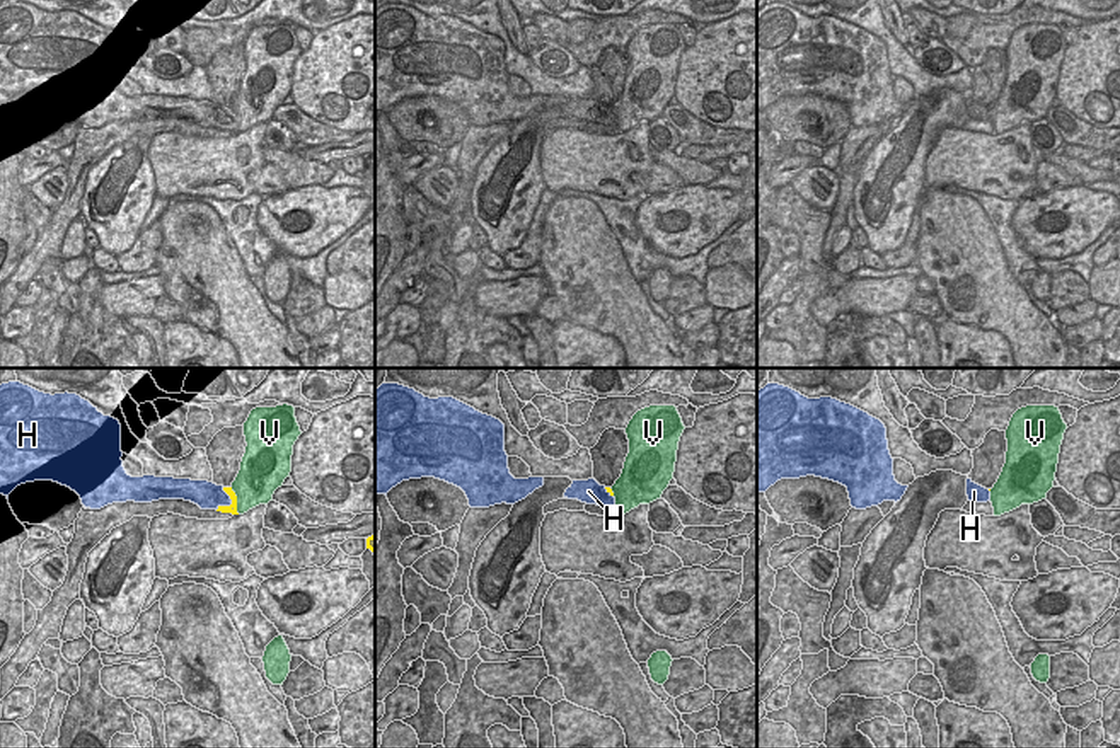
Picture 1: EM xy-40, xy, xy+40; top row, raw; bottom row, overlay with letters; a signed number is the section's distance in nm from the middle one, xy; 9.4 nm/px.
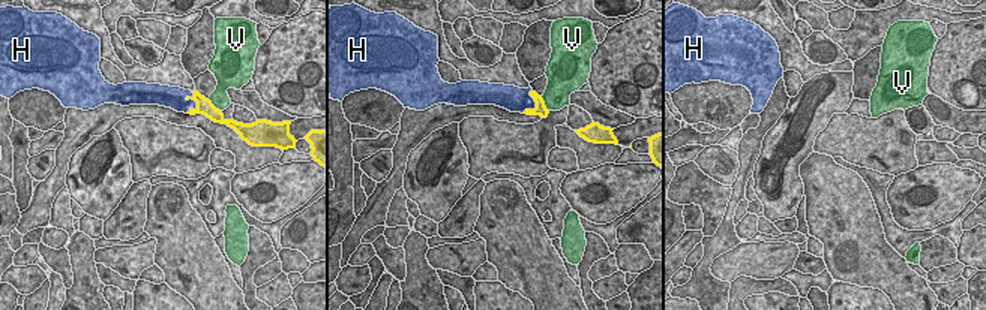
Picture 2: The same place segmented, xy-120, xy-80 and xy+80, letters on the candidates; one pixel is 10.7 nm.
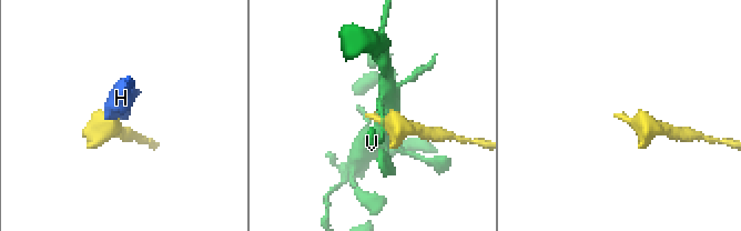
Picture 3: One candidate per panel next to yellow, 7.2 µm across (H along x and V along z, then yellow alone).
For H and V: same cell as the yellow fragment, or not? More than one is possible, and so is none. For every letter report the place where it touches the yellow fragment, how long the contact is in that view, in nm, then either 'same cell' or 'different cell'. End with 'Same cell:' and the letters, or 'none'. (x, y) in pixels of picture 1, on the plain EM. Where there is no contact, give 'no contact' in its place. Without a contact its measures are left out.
H: meets yellow in xy-40 at (232, 121); contact 240 nm long; same cell
V: meets yellow in xy-40 at (236, 120); contact 260 nm long; different cell
Same cell: H

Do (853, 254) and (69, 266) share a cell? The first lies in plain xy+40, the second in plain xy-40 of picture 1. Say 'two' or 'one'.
one

